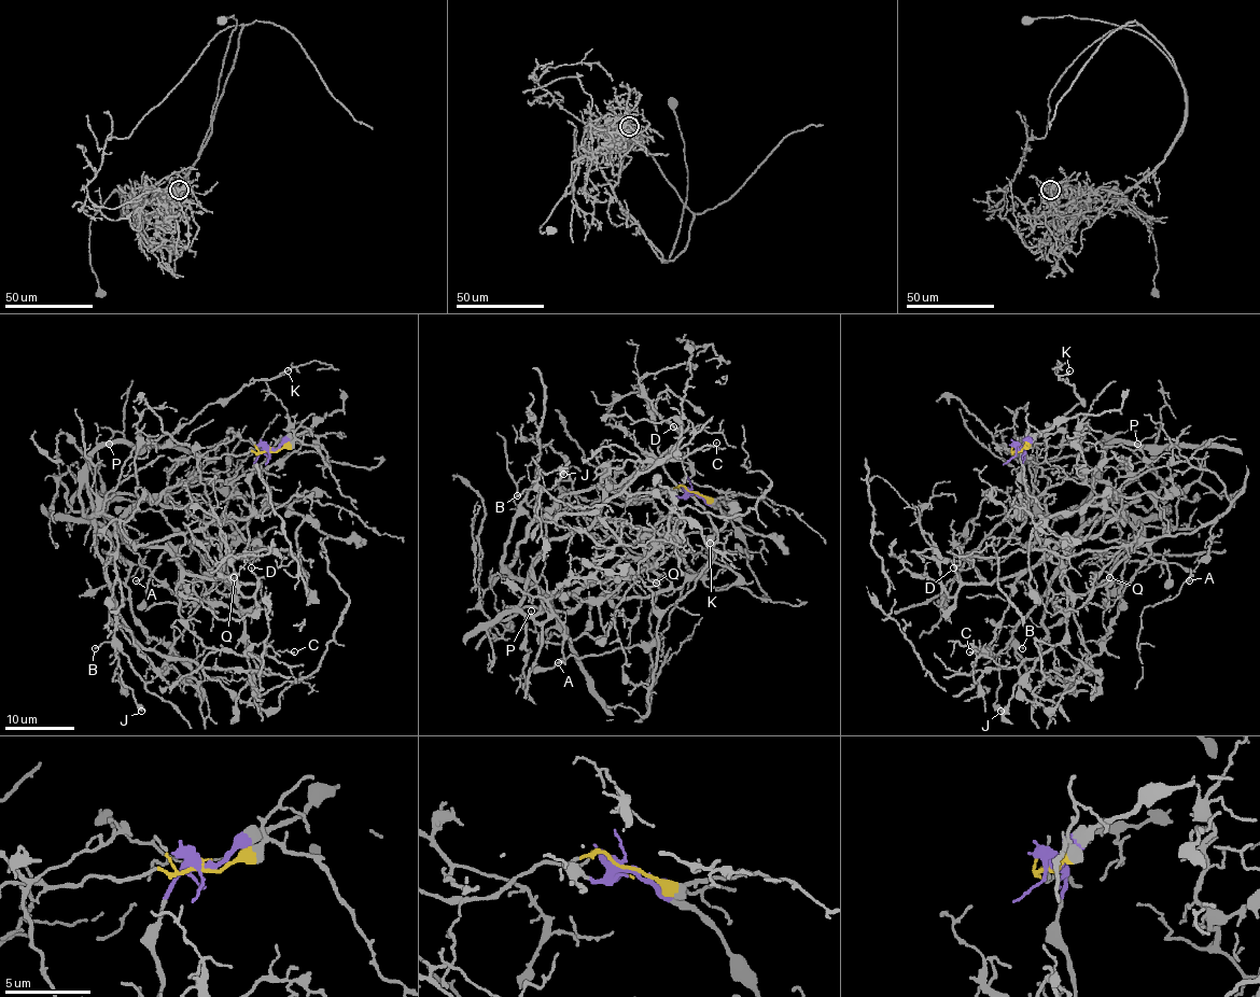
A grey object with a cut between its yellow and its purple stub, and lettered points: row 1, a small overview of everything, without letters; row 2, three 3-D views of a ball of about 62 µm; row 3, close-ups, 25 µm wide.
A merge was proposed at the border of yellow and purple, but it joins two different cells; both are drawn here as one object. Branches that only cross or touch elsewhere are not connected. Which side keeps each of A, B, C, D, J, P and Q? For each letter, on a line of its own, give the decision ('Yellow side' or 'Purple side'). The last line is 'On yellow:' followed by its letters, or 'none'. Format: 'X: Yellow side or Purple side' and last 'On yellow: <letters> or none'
A: Purple side
B: Yellow side
C: Purple side
D: Purple side
J: Yellow side
P: Yellow side
Q: Purple side
On yellow: B, J, P

